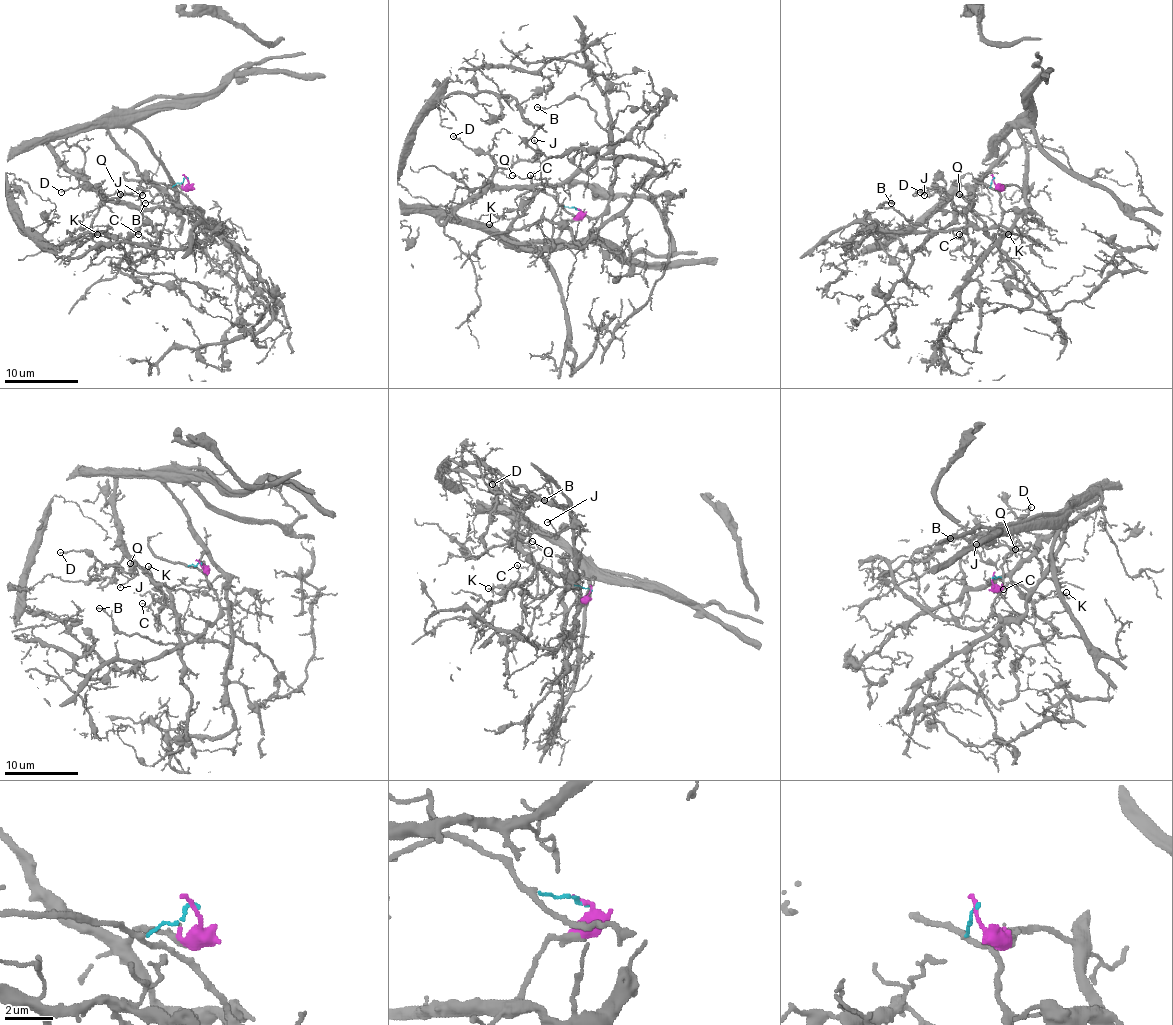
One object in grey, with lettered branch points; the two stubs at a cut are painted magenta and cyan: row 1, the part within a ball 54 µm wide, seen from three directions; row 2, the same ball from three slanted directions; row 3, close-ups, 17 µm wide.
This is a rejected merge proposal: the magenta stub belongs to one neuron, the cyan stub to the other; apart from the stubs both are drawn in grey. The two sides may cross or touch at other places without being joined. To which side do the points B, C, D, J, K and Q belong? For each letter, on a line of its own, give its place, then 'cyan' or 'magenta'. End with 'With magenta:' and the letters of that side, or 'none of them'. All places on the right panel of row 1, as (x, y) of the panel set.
B: (891, 203) | magenta
C: (959, 234) | magenta
D: (920, 192) | magenta
J: (924, 195) | magenta
K: (1008, 234) | magenta
Q: (959, 194) | magenta
With magenta: B, C, D, J, K, Q

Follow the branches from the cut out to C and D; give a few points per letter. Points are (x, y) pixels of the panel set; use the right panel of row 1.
C: (994, 177), (1023, 187), (1014, 127), (973, 185), (972, 211), (997, 249), (966, 255), (959, 234)
D: (994, 177), (999, 187), (1023, 187), (1025, 144), (1014, 127), (964, 207), (933, 187), (920, 192)

